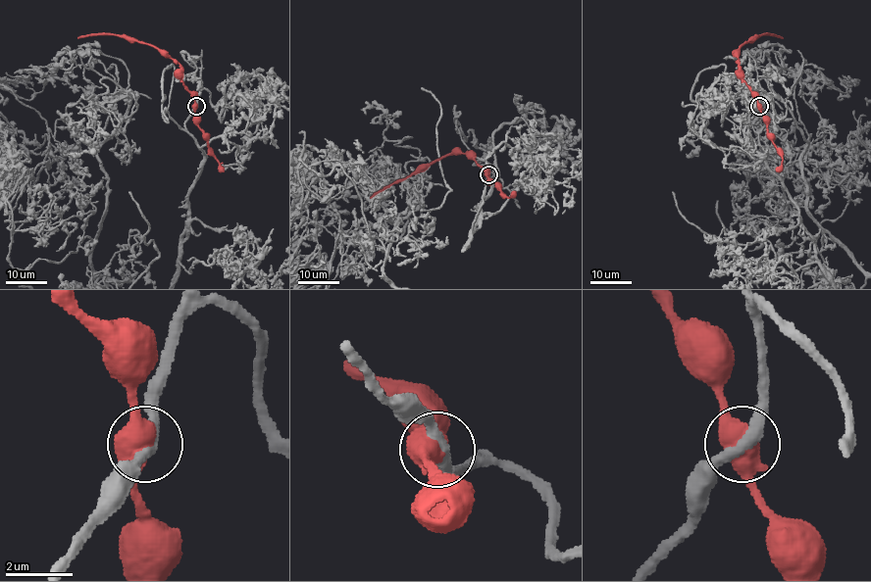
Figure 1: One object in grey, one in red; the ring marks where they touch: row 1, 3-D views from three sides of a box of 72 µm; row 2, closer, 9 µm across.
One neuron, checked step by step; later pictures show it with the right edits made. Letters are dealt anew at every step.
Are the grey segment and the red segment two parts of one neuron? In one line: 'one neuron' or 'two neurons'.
two neurons

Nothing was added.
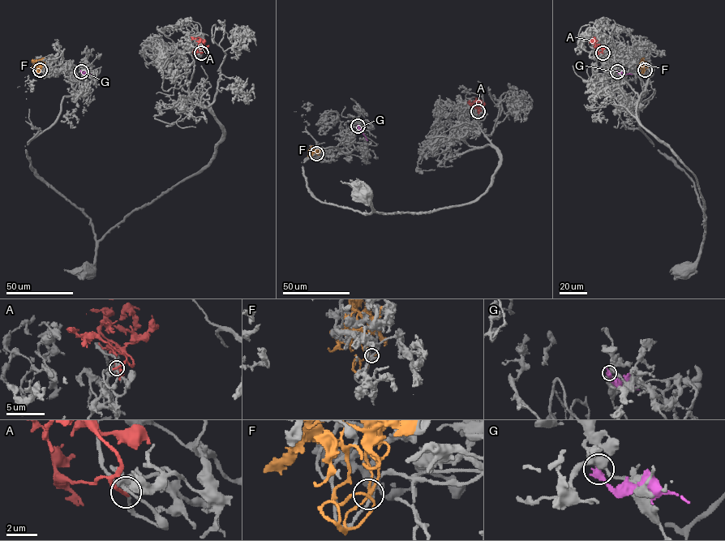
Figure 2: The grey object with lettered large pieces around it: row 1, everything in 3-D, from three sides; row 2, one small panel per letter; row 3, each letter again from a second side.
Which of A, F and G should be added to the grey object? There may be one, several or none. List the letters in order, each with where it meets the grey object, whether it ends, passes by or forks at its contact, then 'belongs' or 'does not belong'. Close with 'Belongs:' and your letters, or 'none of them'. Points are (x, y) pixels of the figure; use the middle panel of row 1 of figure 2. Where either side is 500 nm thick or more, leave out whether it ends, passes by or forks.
A: contact (478, 111); it ends; belongs
F: contact (316, 153); it passes by; does not belong
G: contact (358, 126); it ends; does not belong
Belongs: A

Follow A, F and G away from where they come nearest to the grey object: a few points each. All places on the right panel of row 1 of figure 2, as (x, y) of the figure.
A: (602, 53), (594, 37)
F: (645, 70), (641, 58)
G: (617, 71), (632, 74)

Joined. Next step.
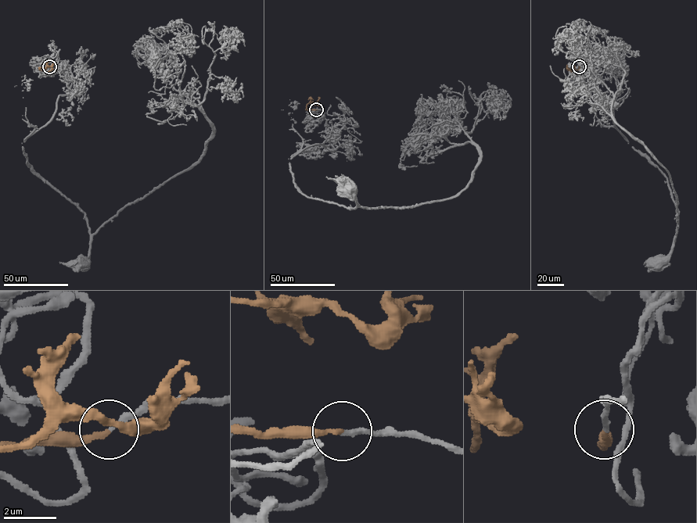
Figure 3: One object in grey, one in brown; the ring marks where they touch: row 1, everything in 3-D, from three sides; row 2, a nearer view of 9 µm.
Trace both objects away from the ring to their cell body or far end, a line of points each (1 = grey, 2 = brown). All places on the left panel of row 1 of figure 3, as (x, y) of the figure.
1: (49, 66), (59, 50), (68, 92), (23, 149), (29, 166), (84, 213), (90, 254), (84, 265)
2: (49, 66), (39, 69), (48, 71), (52, 65)

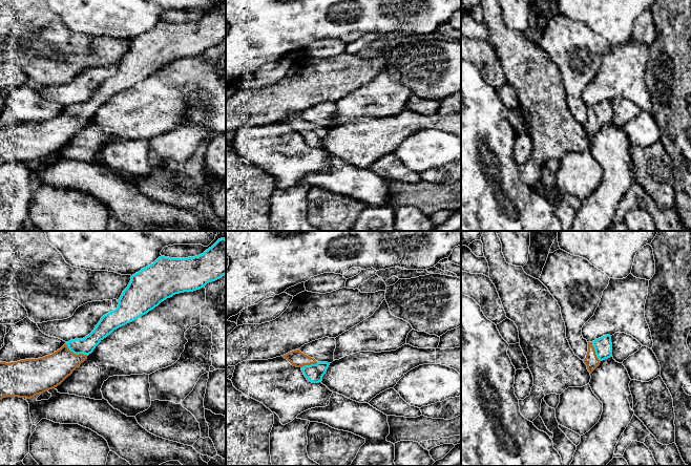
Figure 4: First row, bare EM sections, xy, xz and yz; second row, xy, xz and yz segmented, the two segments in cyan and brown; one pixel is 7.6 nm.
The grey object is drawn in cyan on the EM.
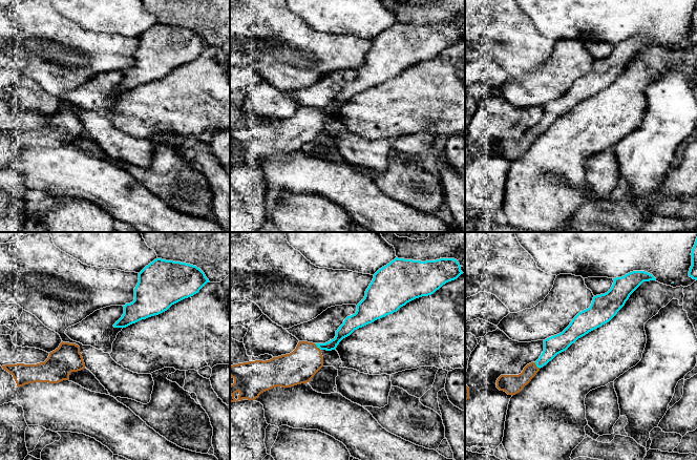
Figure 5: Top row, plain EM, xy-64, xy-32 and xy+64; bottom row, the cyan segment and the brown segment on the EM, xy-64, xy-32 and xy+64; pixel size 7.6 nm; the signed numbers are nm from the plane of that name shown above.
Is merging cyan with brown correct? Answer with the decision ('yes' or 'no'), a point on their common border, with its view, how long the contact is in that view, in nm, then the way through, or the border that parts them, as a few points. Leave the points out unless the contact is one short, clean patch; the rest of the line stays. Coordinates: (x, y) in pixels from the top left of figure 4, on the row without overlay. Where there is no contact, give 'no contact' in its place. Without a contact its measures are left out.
yes | xy (76, 119) | 190 nm | across xy (86, 110), (76, 119), (70, 120), (49, 136)

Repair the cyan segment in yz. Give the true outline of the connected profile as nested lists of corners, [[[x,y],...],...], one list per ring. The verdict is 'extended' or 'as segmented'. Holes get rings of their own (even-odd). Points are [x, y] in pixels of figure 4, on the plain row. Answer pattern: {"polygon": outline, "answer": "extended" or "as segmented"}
{"polygon": [[[605,100],[592,107],[588,107],[588,116],[584,128],[587,130],[588,136],[591,139],[600,128],[612,121],[611,101]]], "answer": "extended"}

